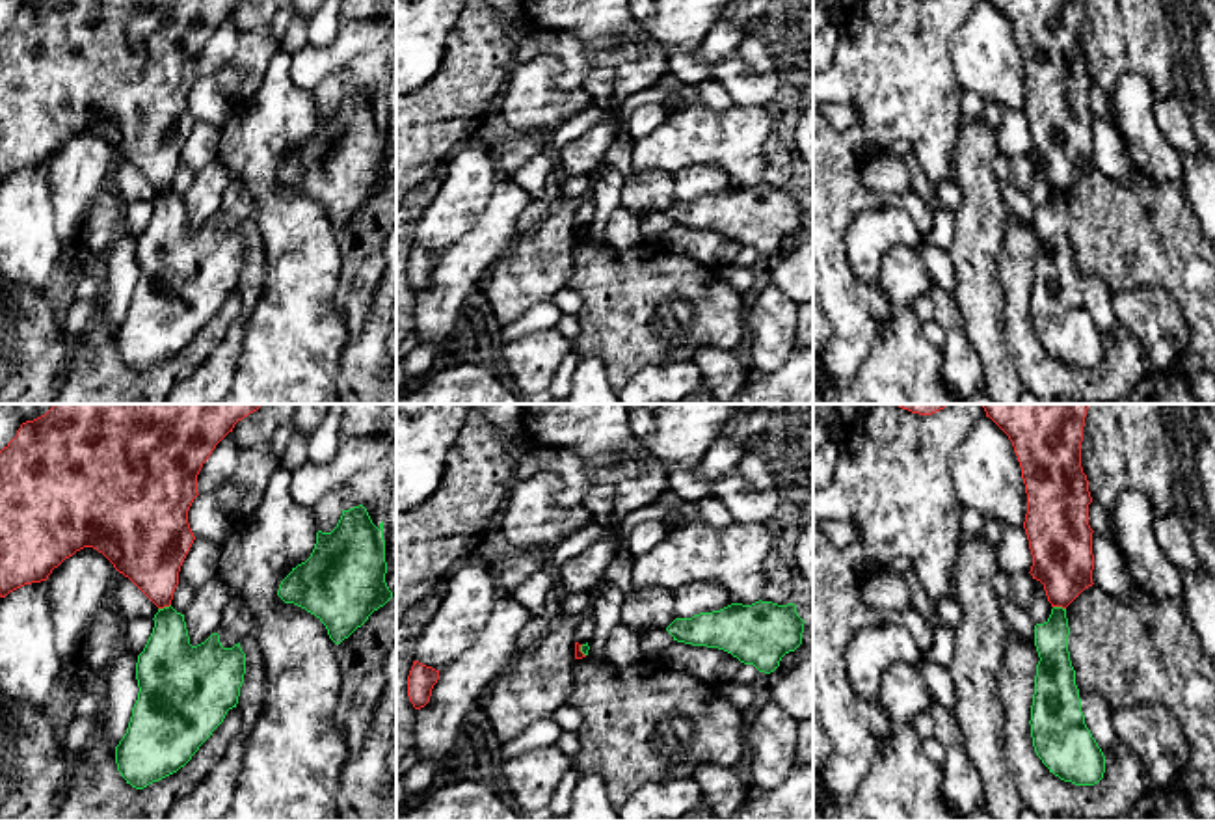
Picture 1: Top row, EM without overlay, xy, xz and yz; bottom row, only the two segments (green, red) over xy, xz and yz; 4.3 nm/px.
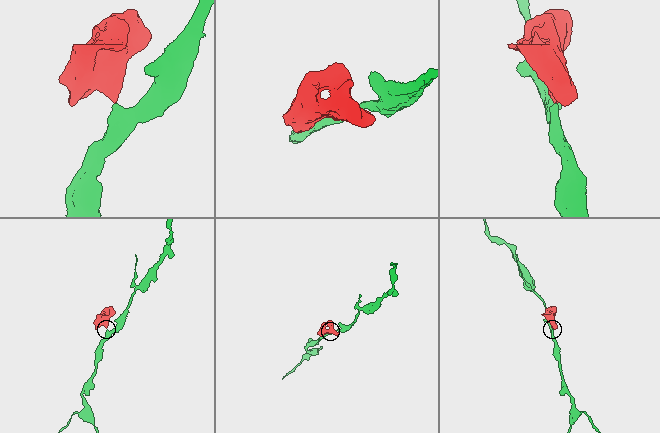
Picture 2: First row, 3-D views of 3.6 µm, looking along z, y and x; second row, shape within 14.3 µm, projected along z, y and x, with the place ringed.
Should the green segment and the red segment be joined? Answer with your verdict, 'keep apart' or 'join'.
keep apart

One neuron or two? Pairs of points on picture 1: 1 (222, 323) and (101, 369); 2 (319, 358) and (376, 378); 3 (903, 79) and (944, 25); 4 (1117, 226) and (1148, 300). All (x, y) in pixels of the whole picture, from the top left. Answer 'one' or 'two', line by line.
1: one
2: two
3: one
4: two

